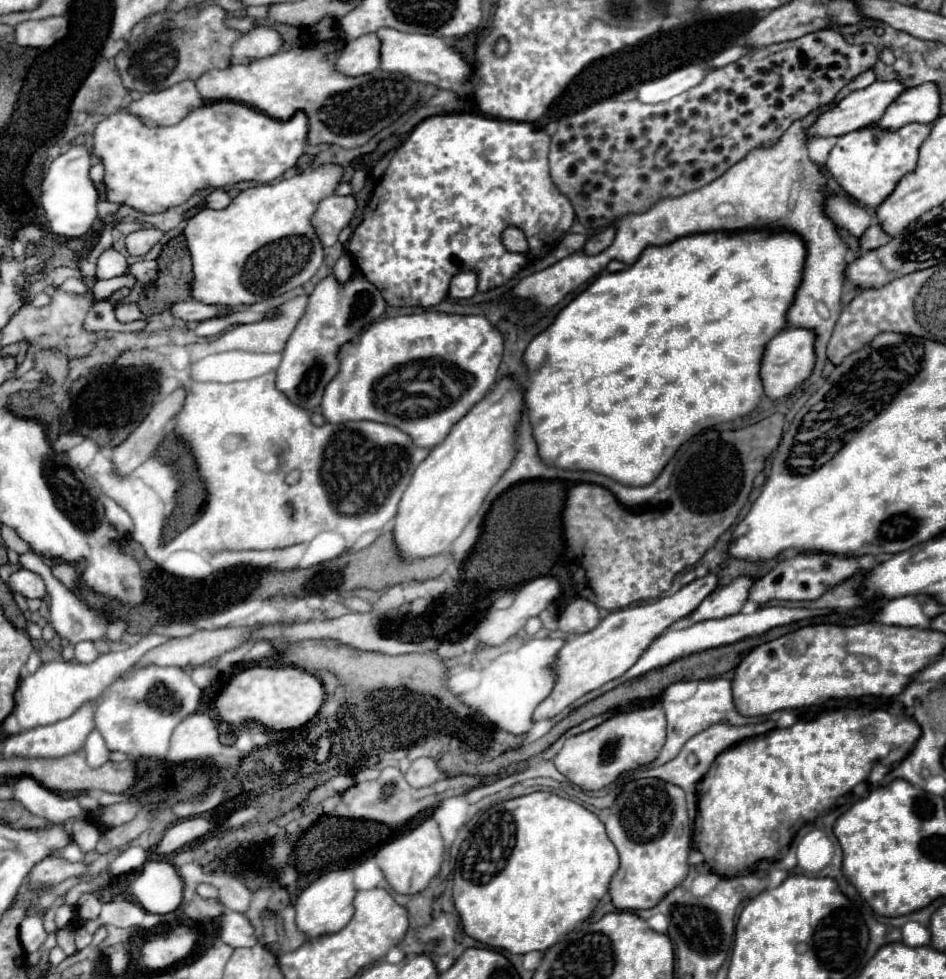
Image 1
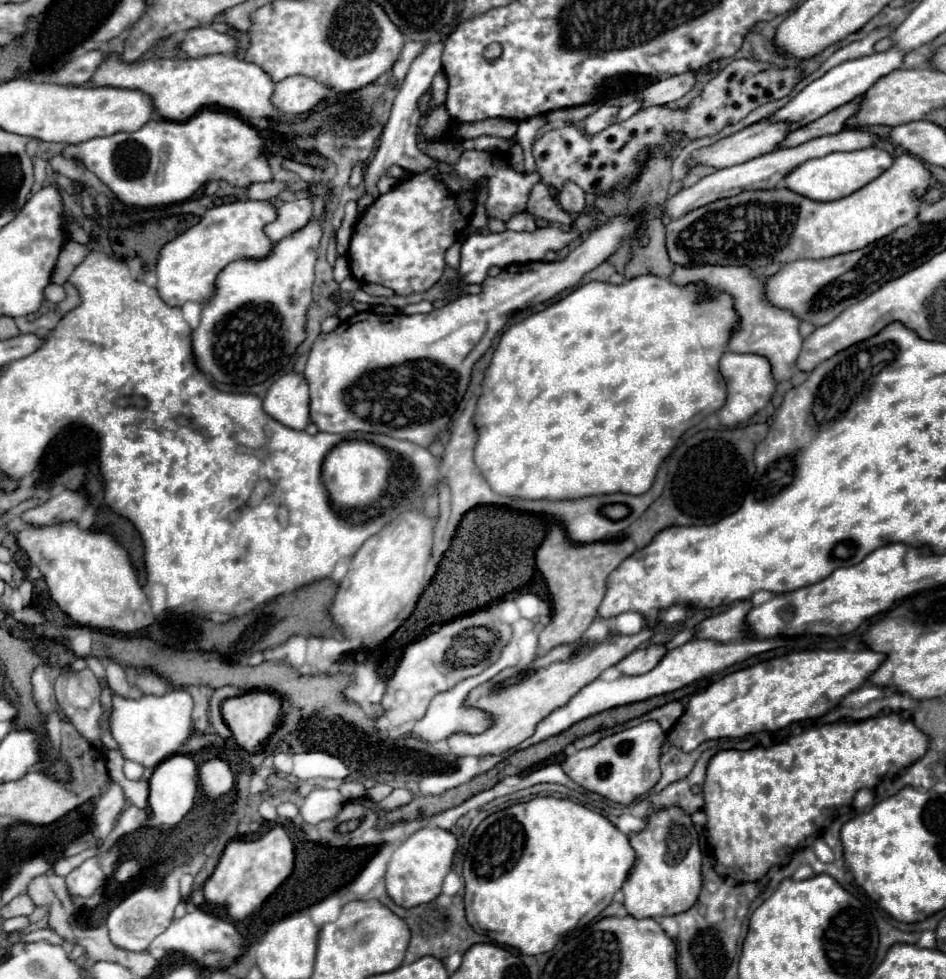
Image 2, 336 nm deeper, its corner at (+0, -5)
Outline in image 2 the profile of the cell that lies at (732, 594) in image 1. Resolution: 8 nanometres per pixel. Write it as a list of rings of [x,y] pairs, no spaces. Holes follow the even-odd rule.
[[[663,644],[657,646],[641,646],[635,652],[627,654],[615,668],[625,674],[625,676],[637,676],[637,674],[645,674],[651,668],[655,668],[655,664],[665,656],[667,648],[663,648]]]

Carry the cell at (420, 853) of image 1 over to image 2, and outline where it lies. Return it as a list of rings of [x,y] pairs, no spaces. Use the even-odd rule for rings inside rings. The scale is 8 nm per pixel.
[[[421,828],[411,838],[407,838],[391,856],[387,866],[385,882],[387,892],[397,906],[413,908],[425,902],[435,900],[441,894],[441,884],[447,872],[451,870],[453,856],[457,850],[457,838],[443,828]]]

